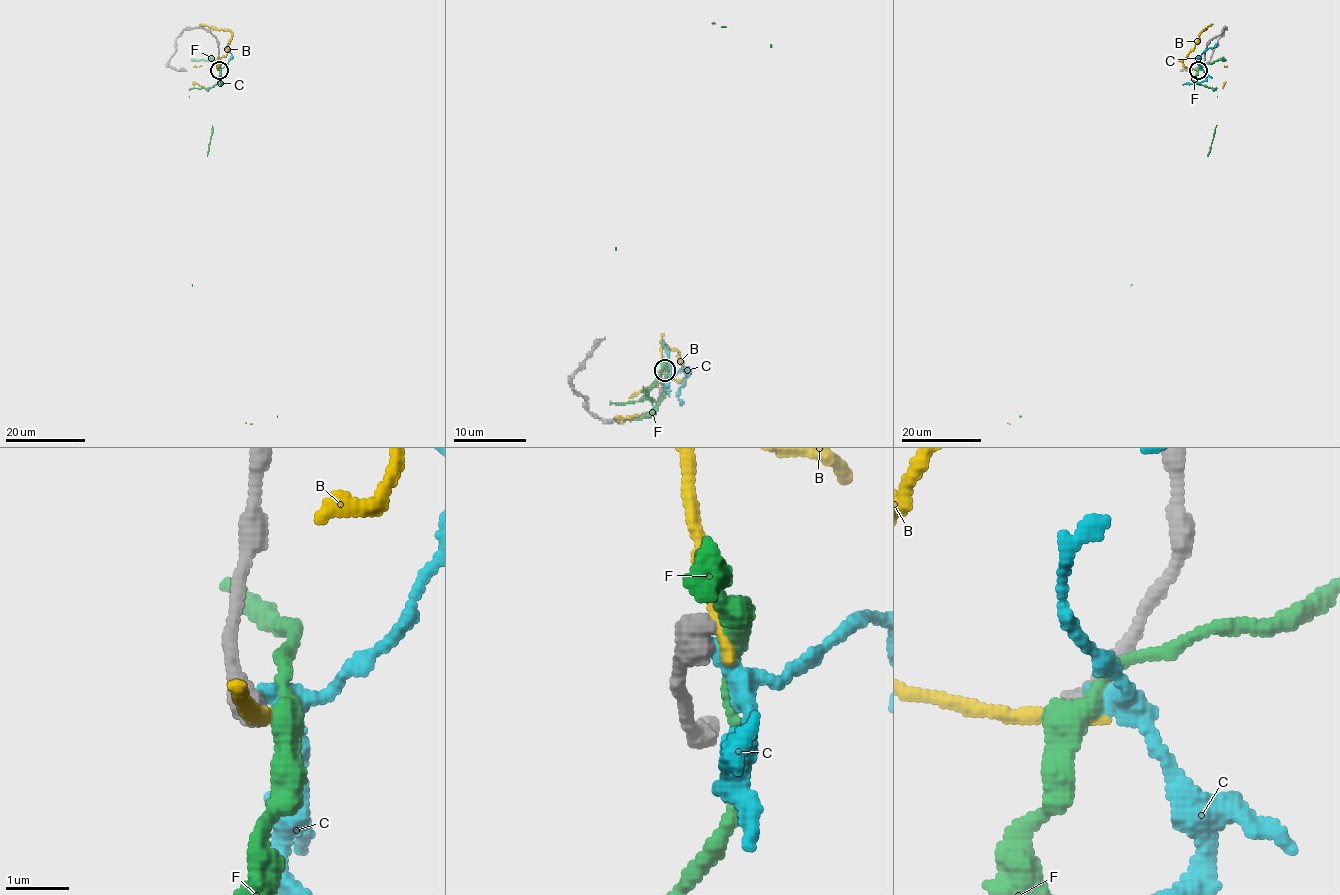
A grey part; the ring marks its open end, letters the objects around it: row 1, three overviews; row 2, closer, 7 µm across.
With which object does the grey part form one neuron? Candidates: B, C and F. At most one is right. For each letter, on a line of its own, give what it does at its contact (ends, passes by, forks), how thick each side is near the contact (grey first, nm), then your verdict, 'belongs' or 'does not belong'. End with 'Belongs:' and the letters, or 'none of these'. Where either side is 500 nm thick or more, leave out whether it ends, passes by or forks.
B: it ends | 460/240 nm | does not belong
C: it passes by | 480/280 nm | does not belong
F: it passes by | 460/380 nm | does not belong
Belongs: none of these

